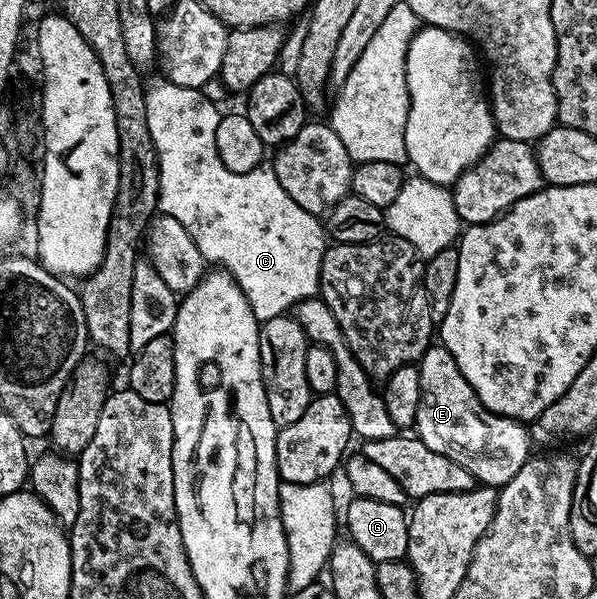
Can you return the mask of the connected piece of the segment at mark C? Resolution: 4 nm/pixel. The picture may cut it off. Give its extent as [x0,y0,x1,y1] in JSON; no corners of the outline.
[145,81,329,323]

